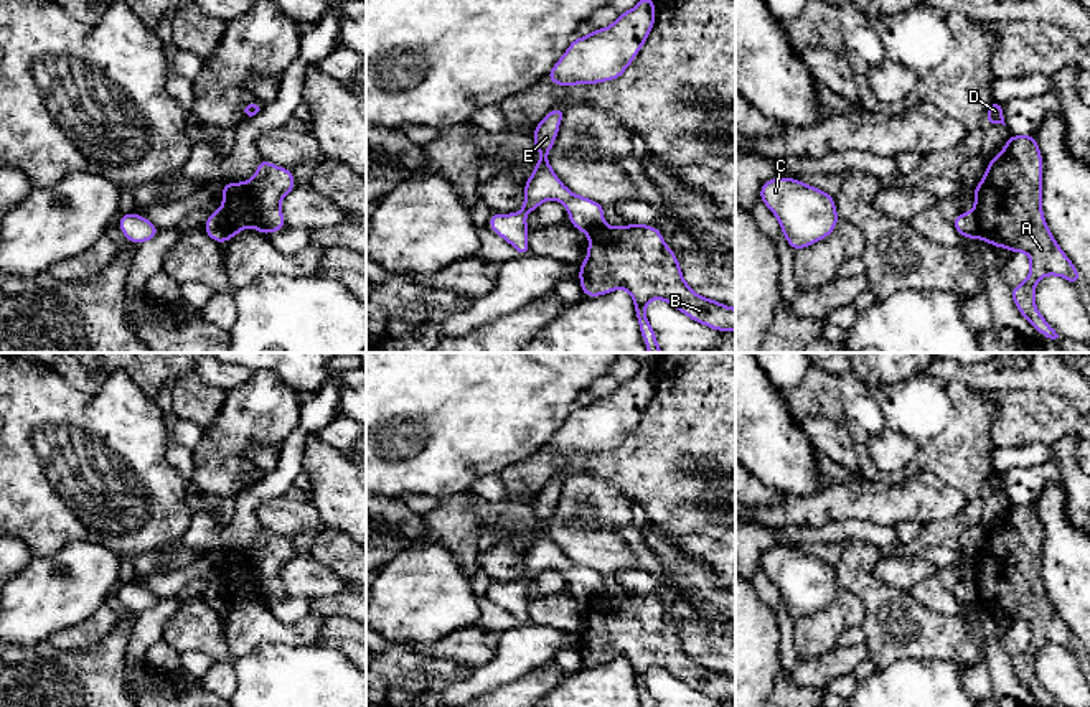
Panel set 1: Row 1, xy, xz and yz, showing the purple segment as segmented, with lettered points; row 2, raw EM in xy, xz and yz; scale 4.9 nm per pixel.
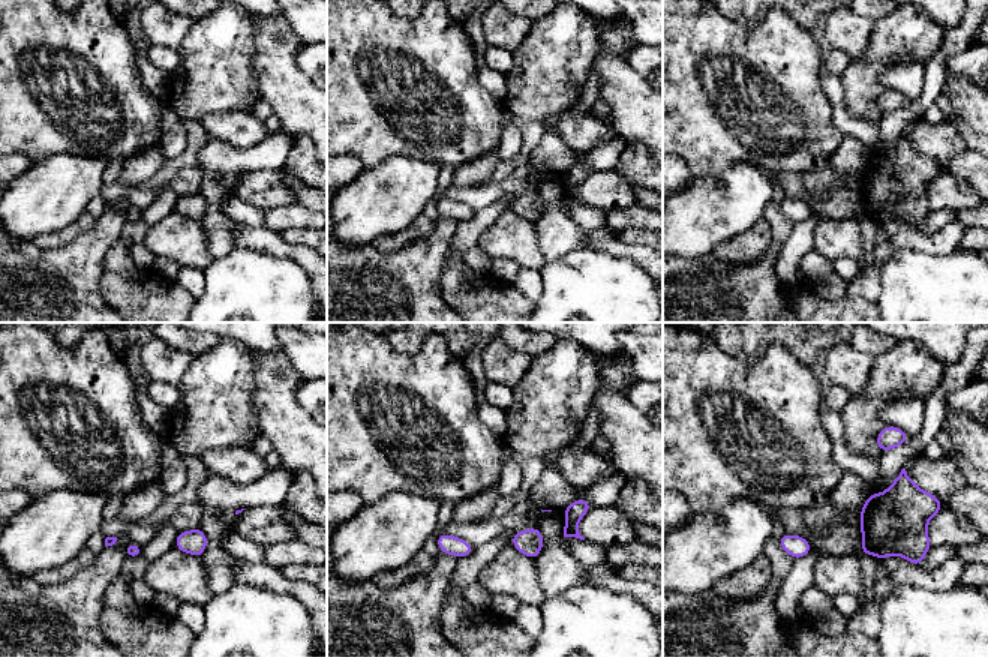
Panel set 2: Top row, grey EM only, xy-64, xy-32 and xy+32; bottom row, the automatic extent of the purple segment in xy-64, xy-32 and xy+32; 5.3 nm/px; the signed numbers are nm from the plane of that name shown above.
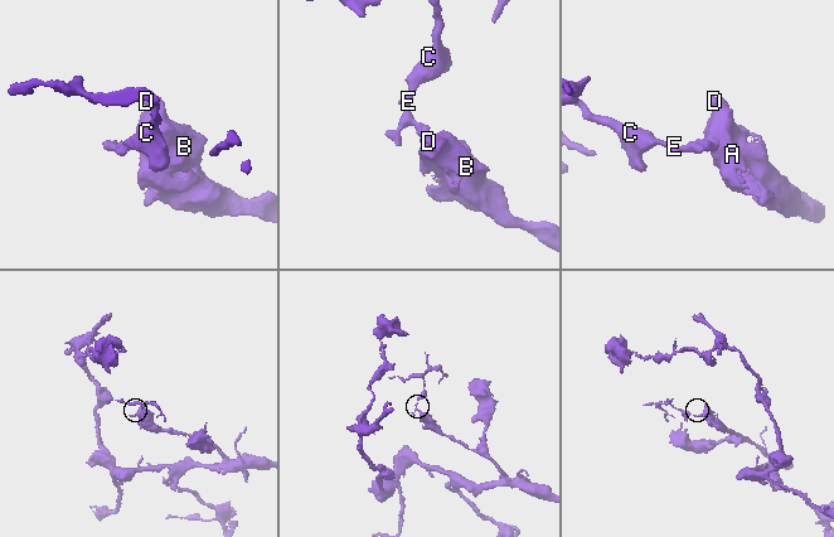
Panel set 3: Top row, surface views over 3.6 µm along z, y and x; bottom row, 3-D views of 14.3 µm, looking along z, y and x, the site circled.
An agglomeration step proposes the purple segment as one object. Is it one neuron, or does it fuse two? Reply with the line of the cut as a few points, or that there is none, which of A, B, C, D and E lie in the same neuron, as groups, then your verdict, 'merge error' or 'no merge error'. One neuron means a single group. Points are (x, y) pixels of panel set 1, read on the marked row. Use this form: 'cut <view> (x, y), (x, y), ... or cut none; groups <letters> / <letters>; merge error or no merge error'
cut yz (975, 210), (980, 238); groups A B D / C E; merge error

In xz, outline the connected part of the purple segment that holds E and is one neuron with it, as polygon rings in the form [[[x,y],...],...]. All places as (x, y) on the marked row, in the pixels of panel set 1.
[[[554,107],[541,122],[536,125],[533,143],[541,152],[536,166],[533,168],[531,178],[524,186],[524,204],[518,213],[500,214],[491,213],[488,224],[495,234],[508,241],[519,255],[531,254],[528,244],[528,224],[524,216],[536,211],[536,208],[547,201],[556,199],[562,203],[571,218],[571,226],[589,234],[599,226],[604,226],[604,206],[585,196],[577,196],[567,190],[557,175],[552,171],[547,162],[547,152],[554,147],[557,130],[566,110]]]

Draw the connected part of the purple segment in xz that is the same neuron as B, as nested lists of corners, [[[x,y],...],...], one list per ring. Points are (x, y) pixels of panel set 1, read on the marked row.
[[[627,224],[623,227],[599,226],[589,232],[587,259],[579,265],[579,283],[584,297],[600,297],[625,288],[635,302],[638,328],[648,353],[663,353],[655,330],[646,318],[646,305],[653,298],[673,305],[691,320],[717,331],[735,330],[735,308],[704,298],[684,282],[676,254],[663,241],[661,231],[648,224]]]

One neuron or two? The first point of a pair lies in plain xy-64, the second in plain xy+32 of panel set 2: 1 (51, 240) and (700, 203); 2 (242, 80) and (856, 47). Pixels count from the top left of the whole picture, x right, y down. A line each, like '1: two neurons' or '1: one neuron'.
1: two neurons
2: two neurons

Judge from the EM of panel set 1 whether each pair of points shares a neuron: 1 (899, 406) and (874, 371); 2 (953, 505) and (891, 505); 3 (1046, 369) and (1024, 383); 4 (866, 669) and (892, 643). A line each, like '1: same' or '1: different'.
1: different
2: same
3: same
4: different

